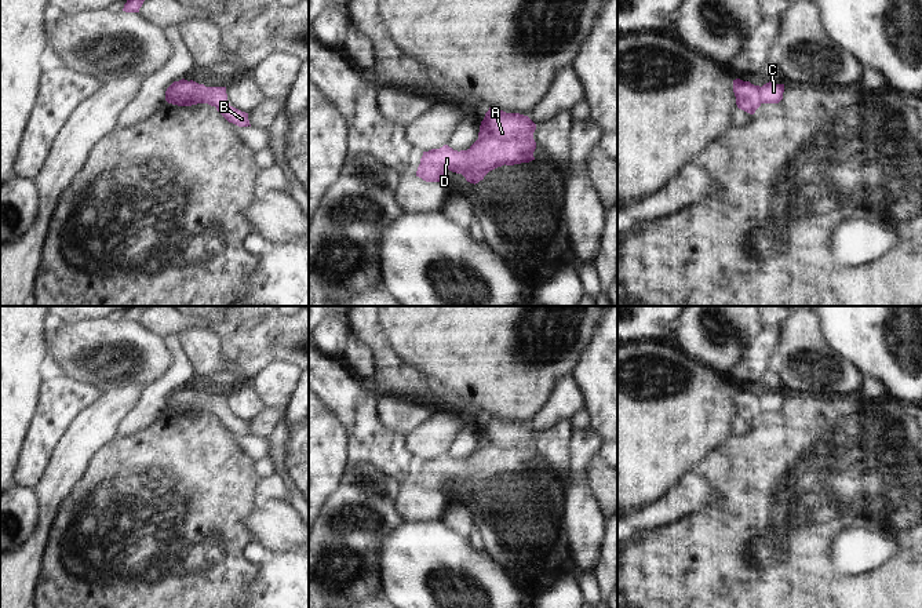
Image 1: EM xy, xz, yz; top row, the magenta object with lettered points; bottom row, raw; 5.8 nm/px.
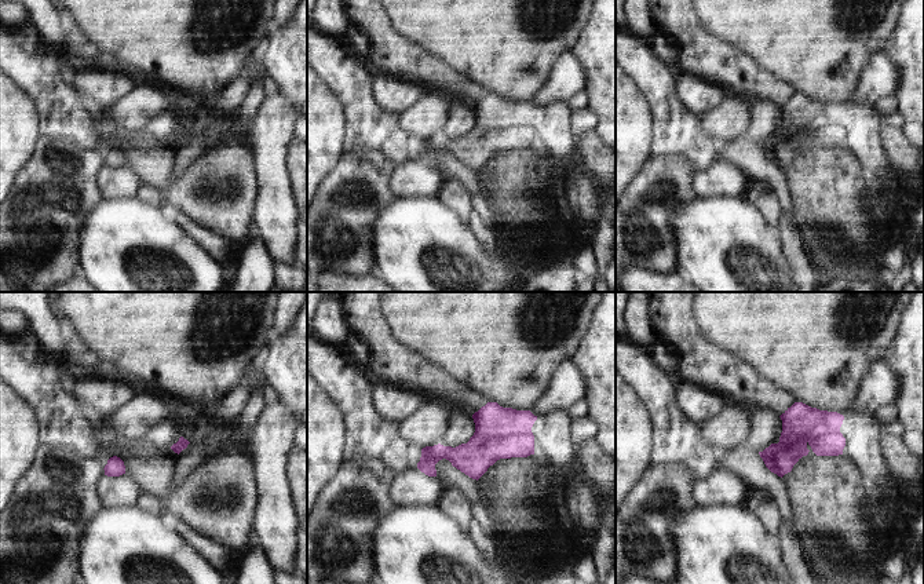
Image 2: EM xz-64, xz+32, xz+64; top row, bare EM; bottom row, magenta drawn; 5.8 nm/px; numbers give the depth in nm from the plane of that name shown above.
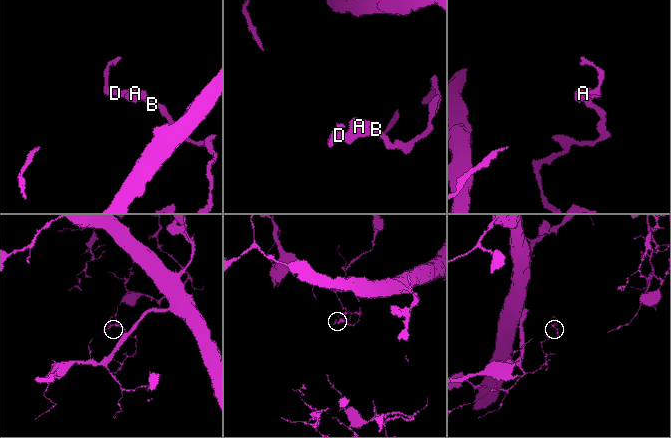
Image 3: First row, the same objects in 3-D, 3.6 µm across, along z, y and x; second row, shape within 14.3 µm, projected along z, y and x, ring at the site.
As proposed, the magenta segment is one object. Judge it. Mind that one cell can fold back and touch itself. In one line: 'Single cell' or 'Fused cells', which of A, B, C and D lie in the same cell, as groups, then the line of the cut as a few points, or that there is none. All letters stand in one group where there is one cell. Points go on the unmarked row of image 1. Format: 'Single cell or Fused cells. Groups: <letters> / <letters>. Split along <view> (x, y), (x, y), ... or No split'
Single cell. Groups: A B C D. No split

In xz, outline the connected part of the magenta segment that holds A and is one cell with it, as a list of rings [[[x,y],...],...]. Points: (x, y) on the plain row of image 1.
[[[489,416],[478,448],[467,459],[458,460],[444,454],[423,460],[416,485],[426,491],[442,491],[444,481],[449,478],[475,494],[498,476],[535,469],[535,438],[536,433],[528,425]]]

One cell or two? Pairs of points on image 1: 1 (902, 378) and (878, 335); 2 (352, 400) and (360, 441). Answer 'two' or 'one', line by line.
1: one
2: one

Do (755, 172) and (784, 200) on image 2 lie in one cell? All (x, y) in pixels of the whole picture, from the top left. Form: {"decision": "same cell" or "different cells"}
{"decision": "same cell"}

